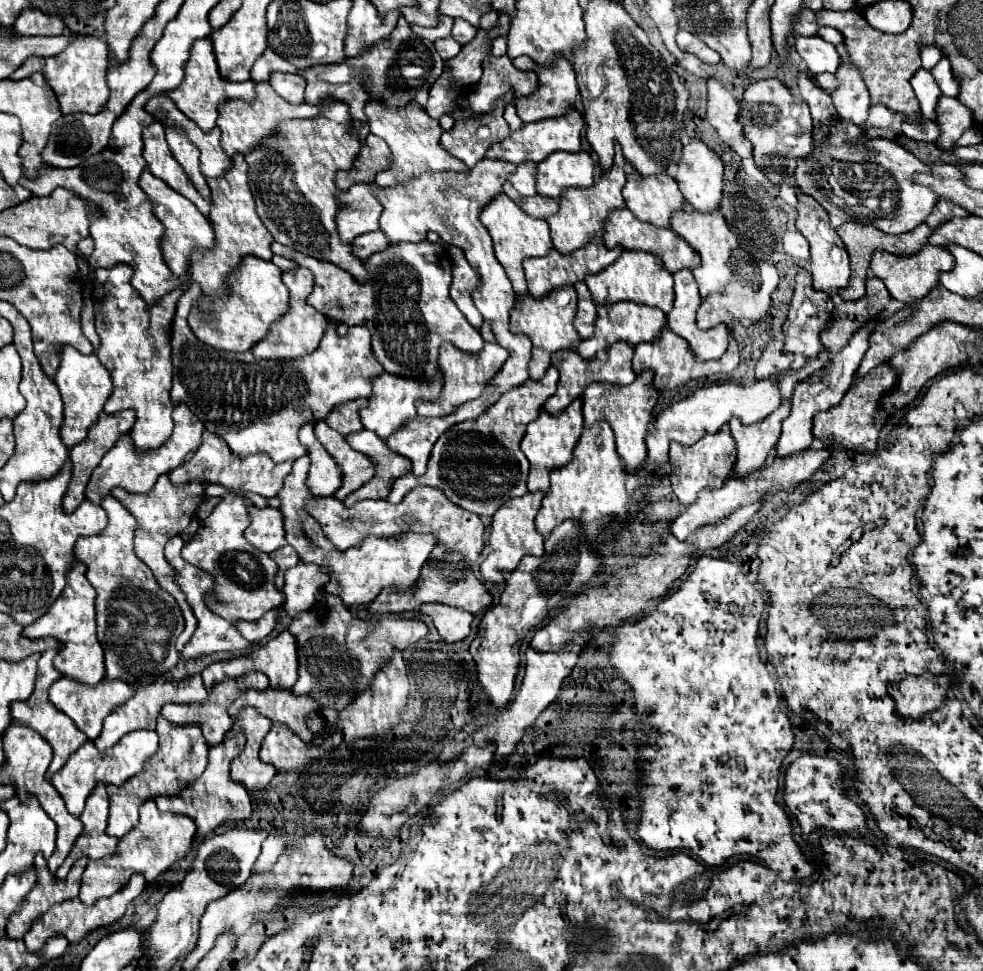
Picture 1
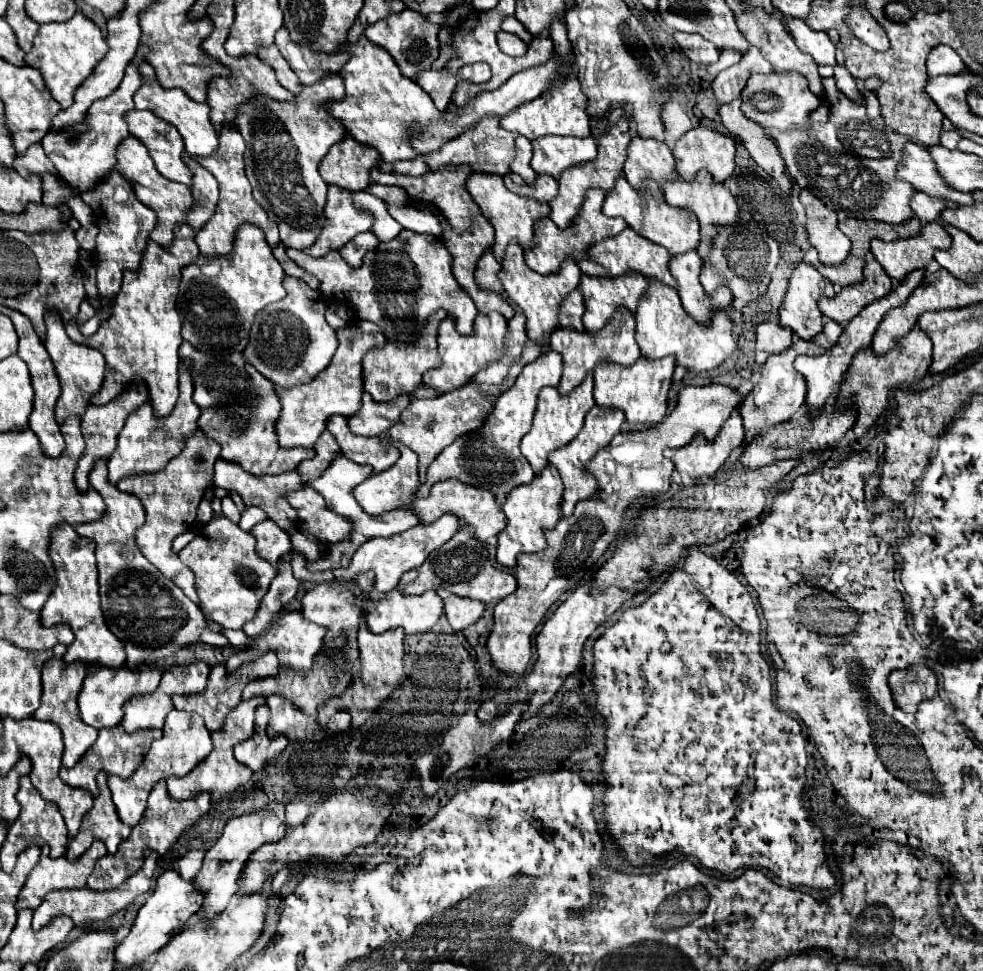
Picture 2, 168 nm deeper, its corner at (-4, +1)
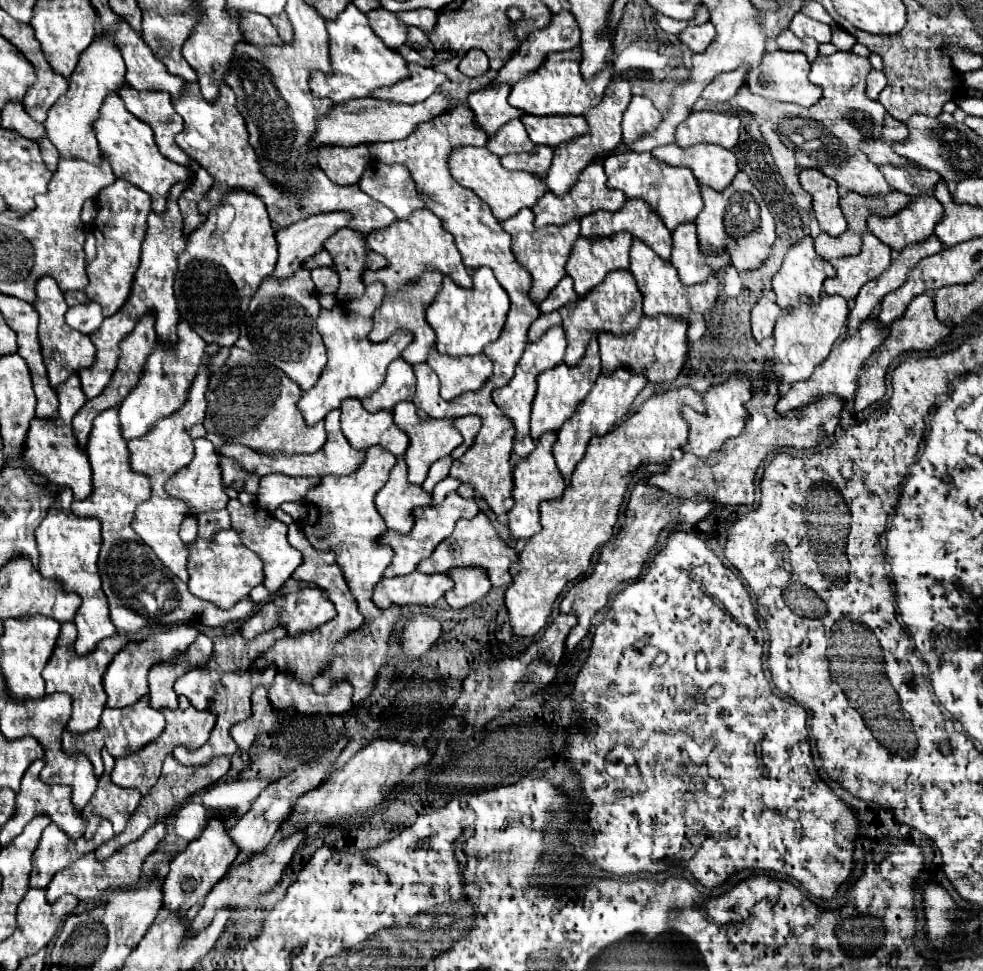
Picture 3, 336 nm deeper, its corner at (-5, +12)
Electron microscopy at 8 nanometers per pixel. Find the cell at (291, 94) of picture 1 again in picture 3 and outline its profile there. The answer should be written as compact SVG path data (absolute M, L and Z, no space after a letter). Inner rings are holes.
M240 13L240 25L244 29L244 37L248 37L248 41L260 49L284 45L268 17L260 17L258 13Z

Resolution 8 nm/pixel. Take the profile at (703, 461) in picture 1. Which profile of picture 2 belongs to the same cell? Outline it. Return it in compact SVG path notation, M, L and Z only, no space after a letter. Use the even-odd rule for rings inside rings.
M733 414L719 430L713 442L697 436L691 444L675 450L671 460L675 470L683 478L683 486L695 486L699 476L715 476L715 472L727 462L729 454L745 440L745 428L741 416Z

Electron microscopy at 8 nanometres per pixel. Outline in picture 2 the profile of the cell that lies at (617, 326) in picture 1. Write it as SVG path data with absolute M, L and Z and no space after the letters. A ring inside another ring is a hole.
M631 272L631 276L615 276L615 280L581 276L579 288L585 300L583 324L587 332L595 334L615 314L617 306L625 306L635 312L637 300L645 294L647 280L637 272Z

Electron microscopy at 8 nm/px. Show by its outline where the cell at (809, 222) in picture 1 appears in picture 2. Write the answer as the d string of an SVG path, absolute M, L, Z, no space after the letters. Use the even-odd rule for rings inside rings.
M801 190L799 194L801 204L807 210L807 232L809 232L809 242L817 248L819 252L819 260L827 266L839 266L847 256L849 256L849 248L851 248L851 240L837 228L837 212L829 210L823 200L819 200L815 194Z

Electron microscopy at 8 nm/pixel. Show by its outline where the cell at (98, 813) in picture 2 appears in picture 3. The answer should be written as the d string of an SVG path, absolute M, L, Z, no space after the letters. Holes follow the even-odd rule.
M102 749L102 759L104 759L104 773L98 779L98 789L88 801L88 805L82 809L82 817L86 821L86 831L84 837L92 839L96 833L96 827L102 819L108 819L114 825L116 835L124 831L128 819L136 811L140 803L140 793L134 789L120 789L110 781L110 771L114 765L114 757Z

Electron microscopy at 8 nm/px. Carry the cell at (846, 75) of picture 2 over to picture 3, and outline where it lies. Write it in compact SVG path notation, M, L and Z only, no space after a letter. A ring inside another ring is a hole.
M832 23L832 45L836 45L836 49L838 51L848 51L848 49L852 49L852 45L856 43L856 39L850 35L850 33L846 33L840 25L836 25L836 23Z

